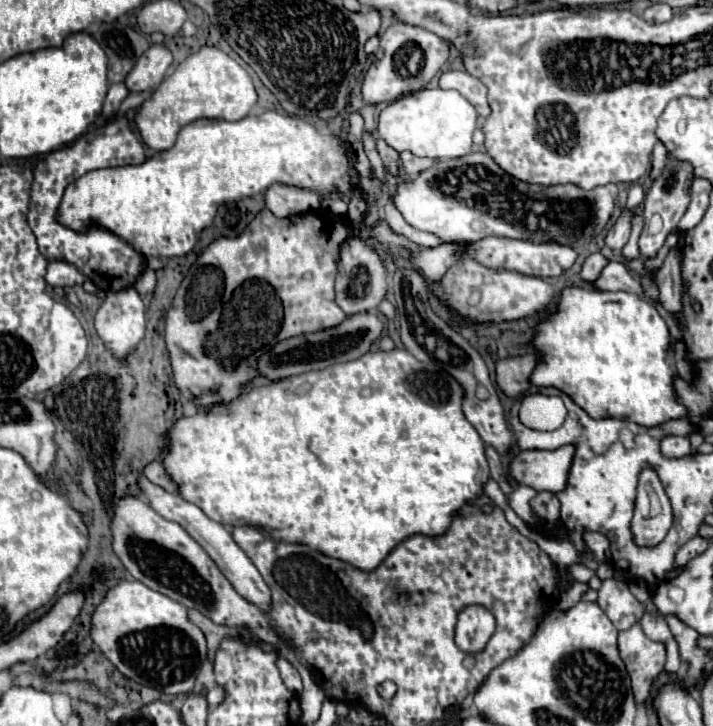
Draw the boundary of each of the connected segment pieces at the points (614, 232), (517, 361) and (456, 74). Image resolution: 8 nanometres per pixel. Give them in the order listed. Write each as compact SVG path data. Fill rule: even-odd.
M624 208L620 218L616 220L616 224L610 228L608 236L606 236L606 244L612 248L612 250L620 250L626 242L628 242L628 236L630 236L630 228L632 228L632 218L636 216L636 210L628 210Z
M522 354L498 360L496 364L496 384L500 390L510 396L518 398L528 388L528 378L536 366L538 356L536 354Z
M448 70L440 76L440 88L454 88L458 90L474 108L480 116L490 114L490 106L486 102L486 86L478 80L472 78L468 72L462 70Z

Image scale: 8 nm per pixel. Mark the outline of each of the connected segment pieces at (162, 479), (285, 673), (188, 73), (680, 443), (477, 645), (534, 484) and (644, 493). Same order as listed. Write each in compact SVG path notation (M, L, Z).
M152 460L150 464L146 464L144 476L146 476L150 482L162 486L162 488L168 490L168 492L176 492L176 484L168 478L168 474L166 474L166 470L164 470L164 466L162 466L160 460Z
M278 654L278 660L276 660L276 666L278 666L278 670L280 670L280 676L282 676L286 688L292 690L292 694L298 696L298 694L302 692L302 680L300 680L298 670L296 670L284 656L280 656L280 654Z
M204 46L188 56L178 68L144 100L136 112L136 128L142 142L152 150L170 150L182 126L200 118L242 120L256 104L256 90L248 72L218 48Z
M668 436L662 440L660 450L666 458L682 458L688 456L692 452L688 438L680 438L680 436Z
M470 606L460 612L456 626L456 644L468 654L482 652L494 634L494 616L482 606Z
M574 446L558 450L524 450L510 460L510 476L538 492L560 492L566 486Z
M642 470L638 482L632 534L638 546L656 546L672 526L670 500L654 470Z

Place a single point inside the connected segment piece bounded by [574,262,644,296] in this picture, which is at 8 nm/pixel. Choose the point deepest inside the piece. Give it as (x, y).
(615, 276)

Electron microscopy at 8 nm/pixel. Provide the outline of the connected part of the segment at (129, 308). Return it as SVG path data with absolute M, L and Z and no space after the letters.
M132 286L118 292L108 292L94 318L98 336L118 358L132 352L136 344L144 338L144 324L146 310Z

